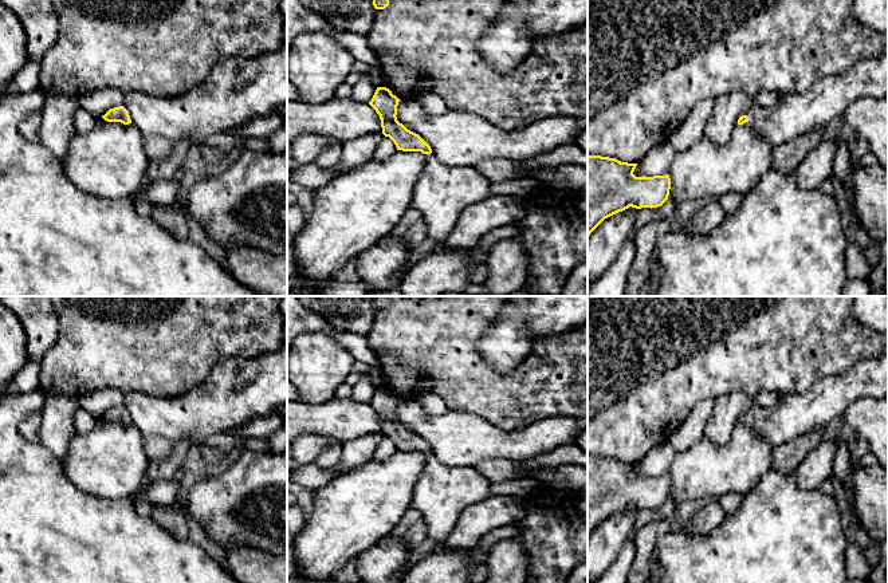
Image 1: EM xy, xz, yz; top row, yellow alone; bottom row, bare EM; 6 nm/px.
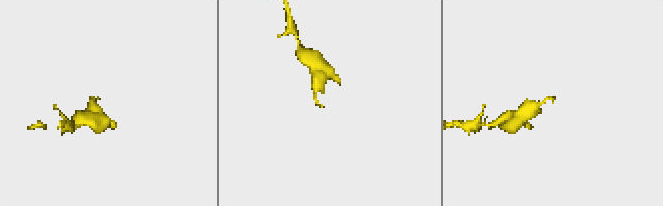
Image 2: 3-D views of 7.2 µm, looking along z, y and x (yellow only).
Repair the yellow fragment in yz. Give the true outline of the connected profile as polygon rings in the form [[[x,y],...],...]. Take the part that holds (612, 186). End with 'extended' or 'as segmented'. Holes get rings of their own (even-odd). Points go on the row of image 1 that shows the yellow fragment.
[[[588,155],[588,237],[608,217],[629,206],[657,208],[669,196],[671,178],[636,177],[637,164]]]; as segmented

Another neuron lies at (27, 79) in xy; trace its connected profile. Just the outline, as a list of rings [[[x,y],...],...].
[[[40,60],[27,62],[27,64],[9,82],[8,94],[19,95],[38,88],[39,74]]]

